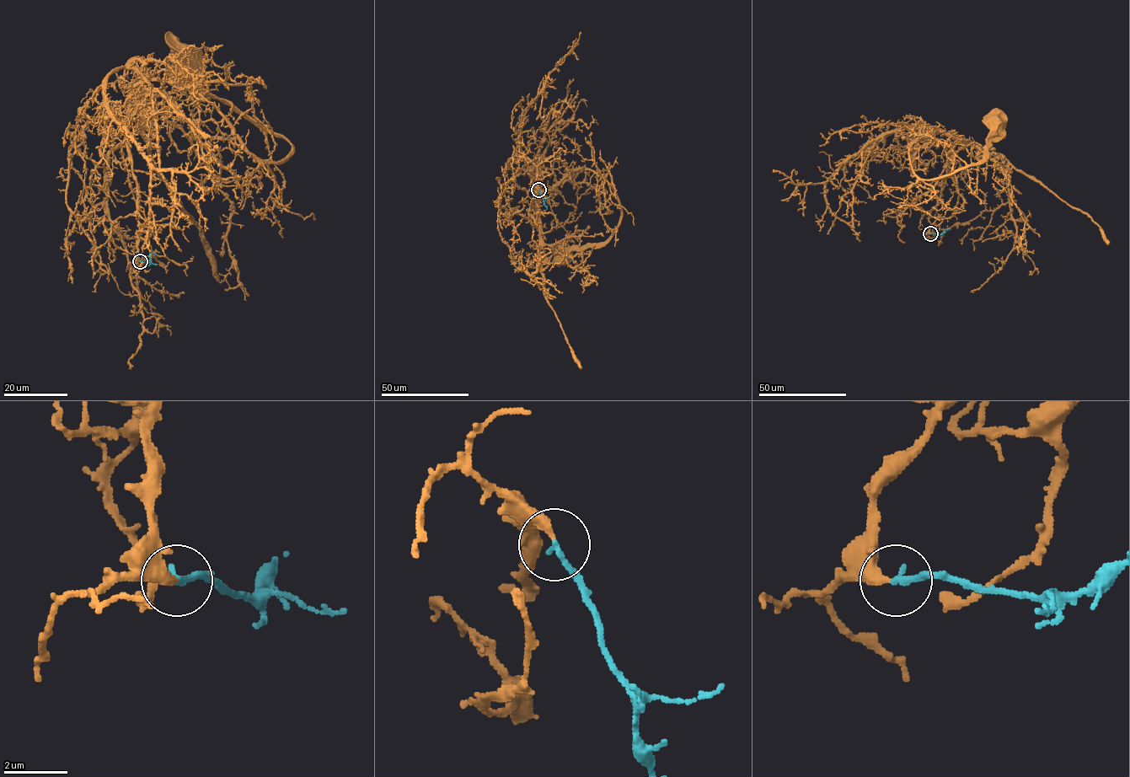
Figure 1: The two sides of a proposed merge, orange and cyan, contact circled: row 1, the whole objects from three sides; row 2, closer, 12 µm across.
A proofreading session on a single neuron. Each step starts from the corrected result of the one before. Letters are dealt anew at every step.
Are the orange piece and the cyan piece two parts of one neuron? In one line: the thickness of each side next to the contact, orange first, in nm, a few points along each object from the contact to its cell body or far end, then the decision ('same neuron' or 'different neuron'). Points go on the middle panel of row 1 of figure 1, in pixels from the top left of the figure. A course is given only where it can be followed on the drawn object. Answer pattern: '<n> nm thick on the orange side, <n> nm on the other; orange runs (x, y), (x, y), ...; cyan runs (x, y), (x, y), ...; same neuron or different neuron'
320 nm thick on the orange side, 200 nm on the other; orange runs (538, 190), (537, 222), (530, 207), (539, 215), (540, 200), (579, 169), (616, 195), (617, 229), (562, 253); cyan runs (538, 190), (547, 209); same neuron

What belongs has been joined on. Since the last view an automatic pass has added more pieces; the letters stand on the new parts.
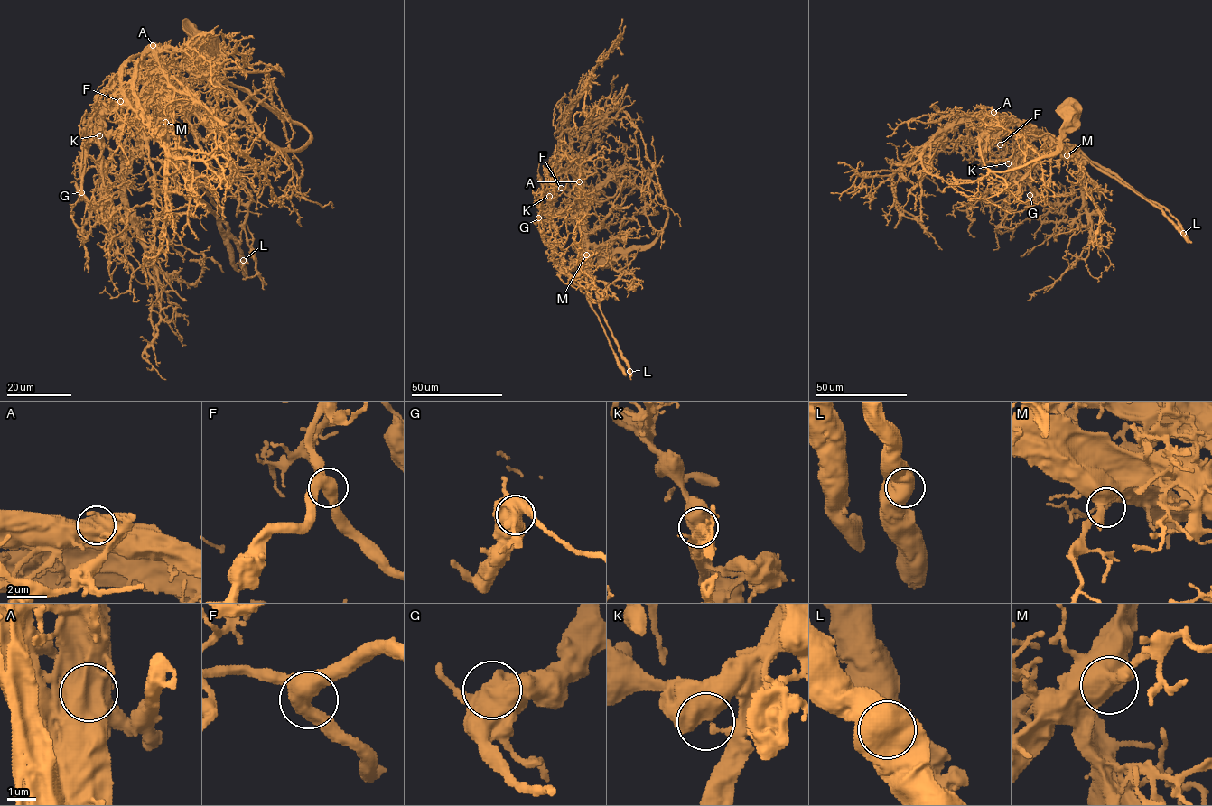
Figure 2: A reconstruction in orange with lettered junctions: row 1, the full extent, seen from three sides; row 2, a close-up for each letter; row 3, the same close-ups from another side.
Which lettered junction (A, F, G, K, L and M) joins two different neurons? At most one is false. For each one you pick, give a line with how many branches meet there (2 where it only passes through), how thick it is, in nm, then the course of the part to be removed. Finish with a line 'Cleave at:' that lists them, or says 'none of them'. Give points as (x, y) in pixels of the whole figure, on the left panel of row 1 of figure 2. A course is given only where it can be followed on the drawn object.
A: Branches: 1. Thickness 1050 nm. Course of the part to remove: (153, 44), (166, 112), (139, 136), (125, 193), (161, 287), (152, 307), (153, 338), (142, 356), (165, 380)
Cleave at: A

